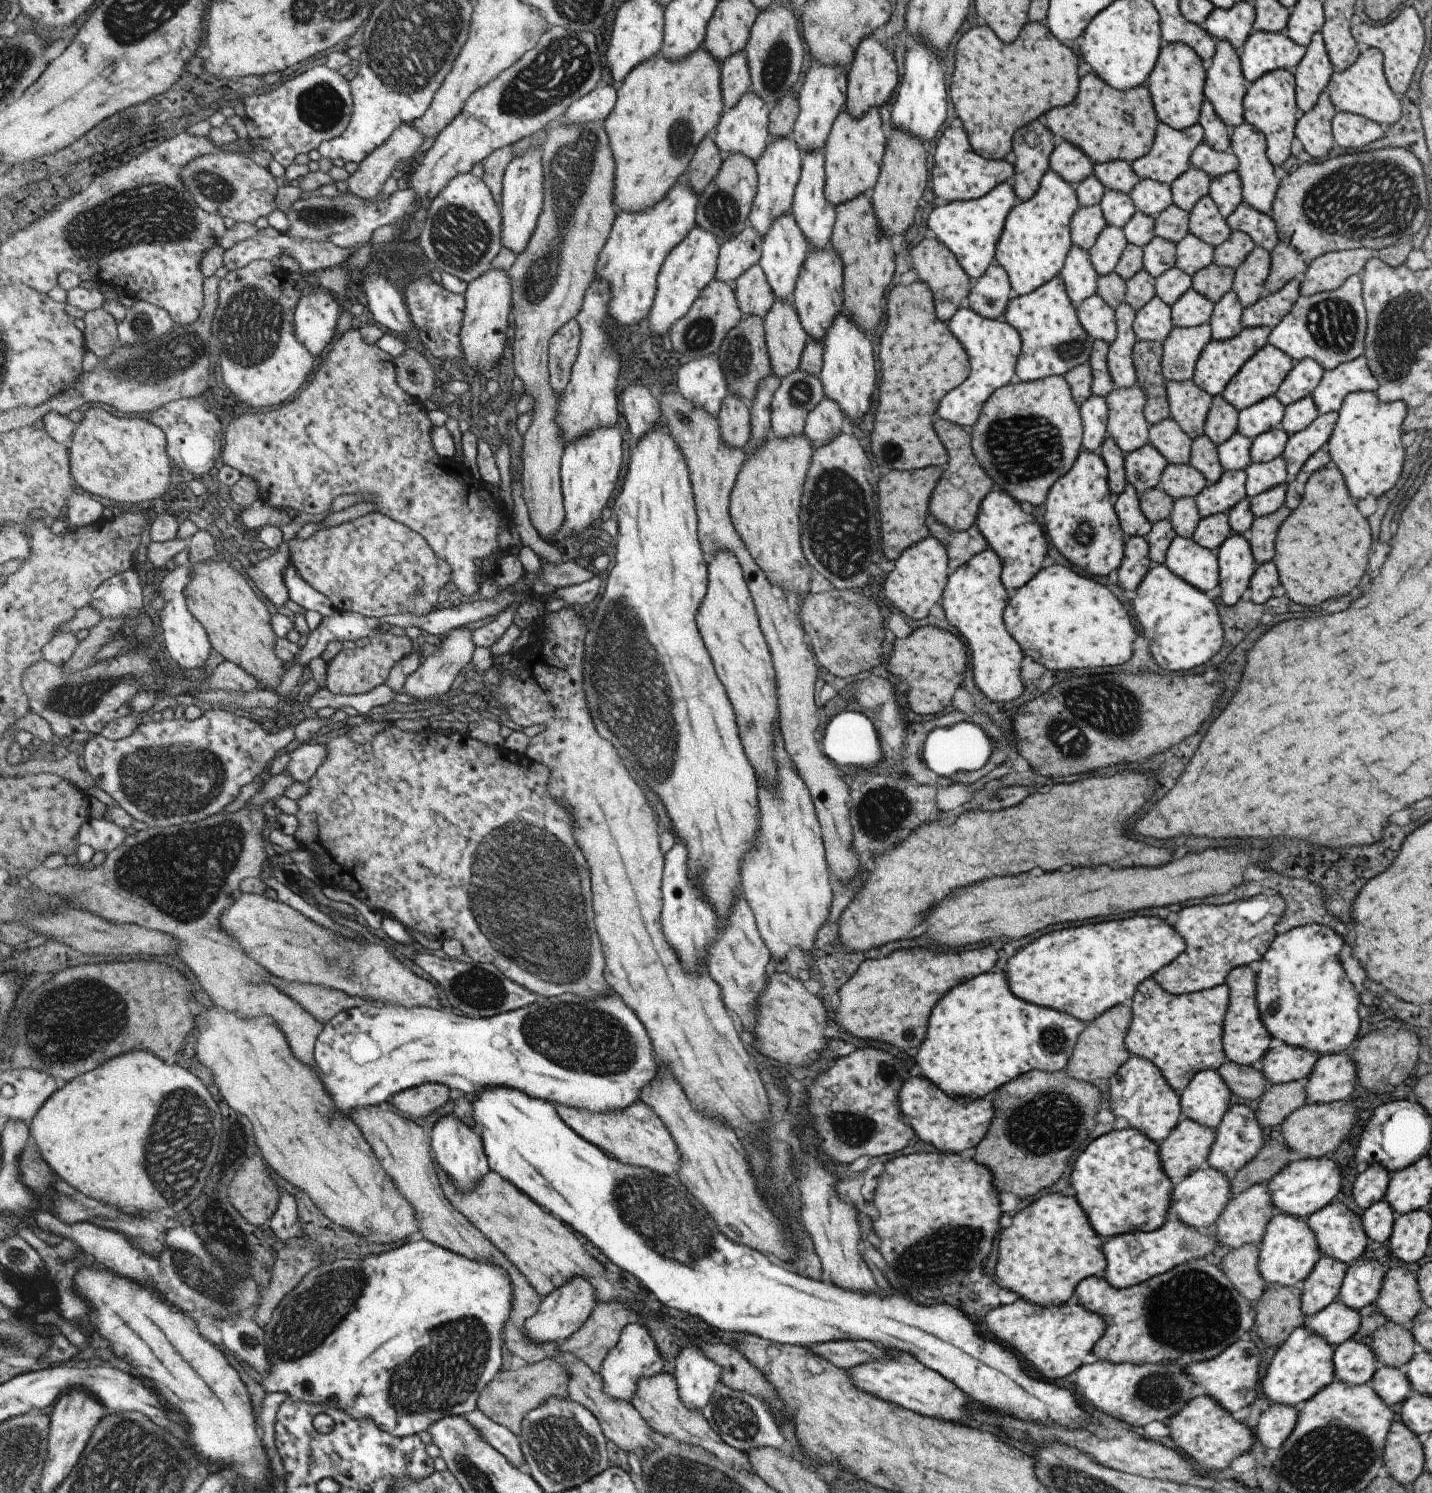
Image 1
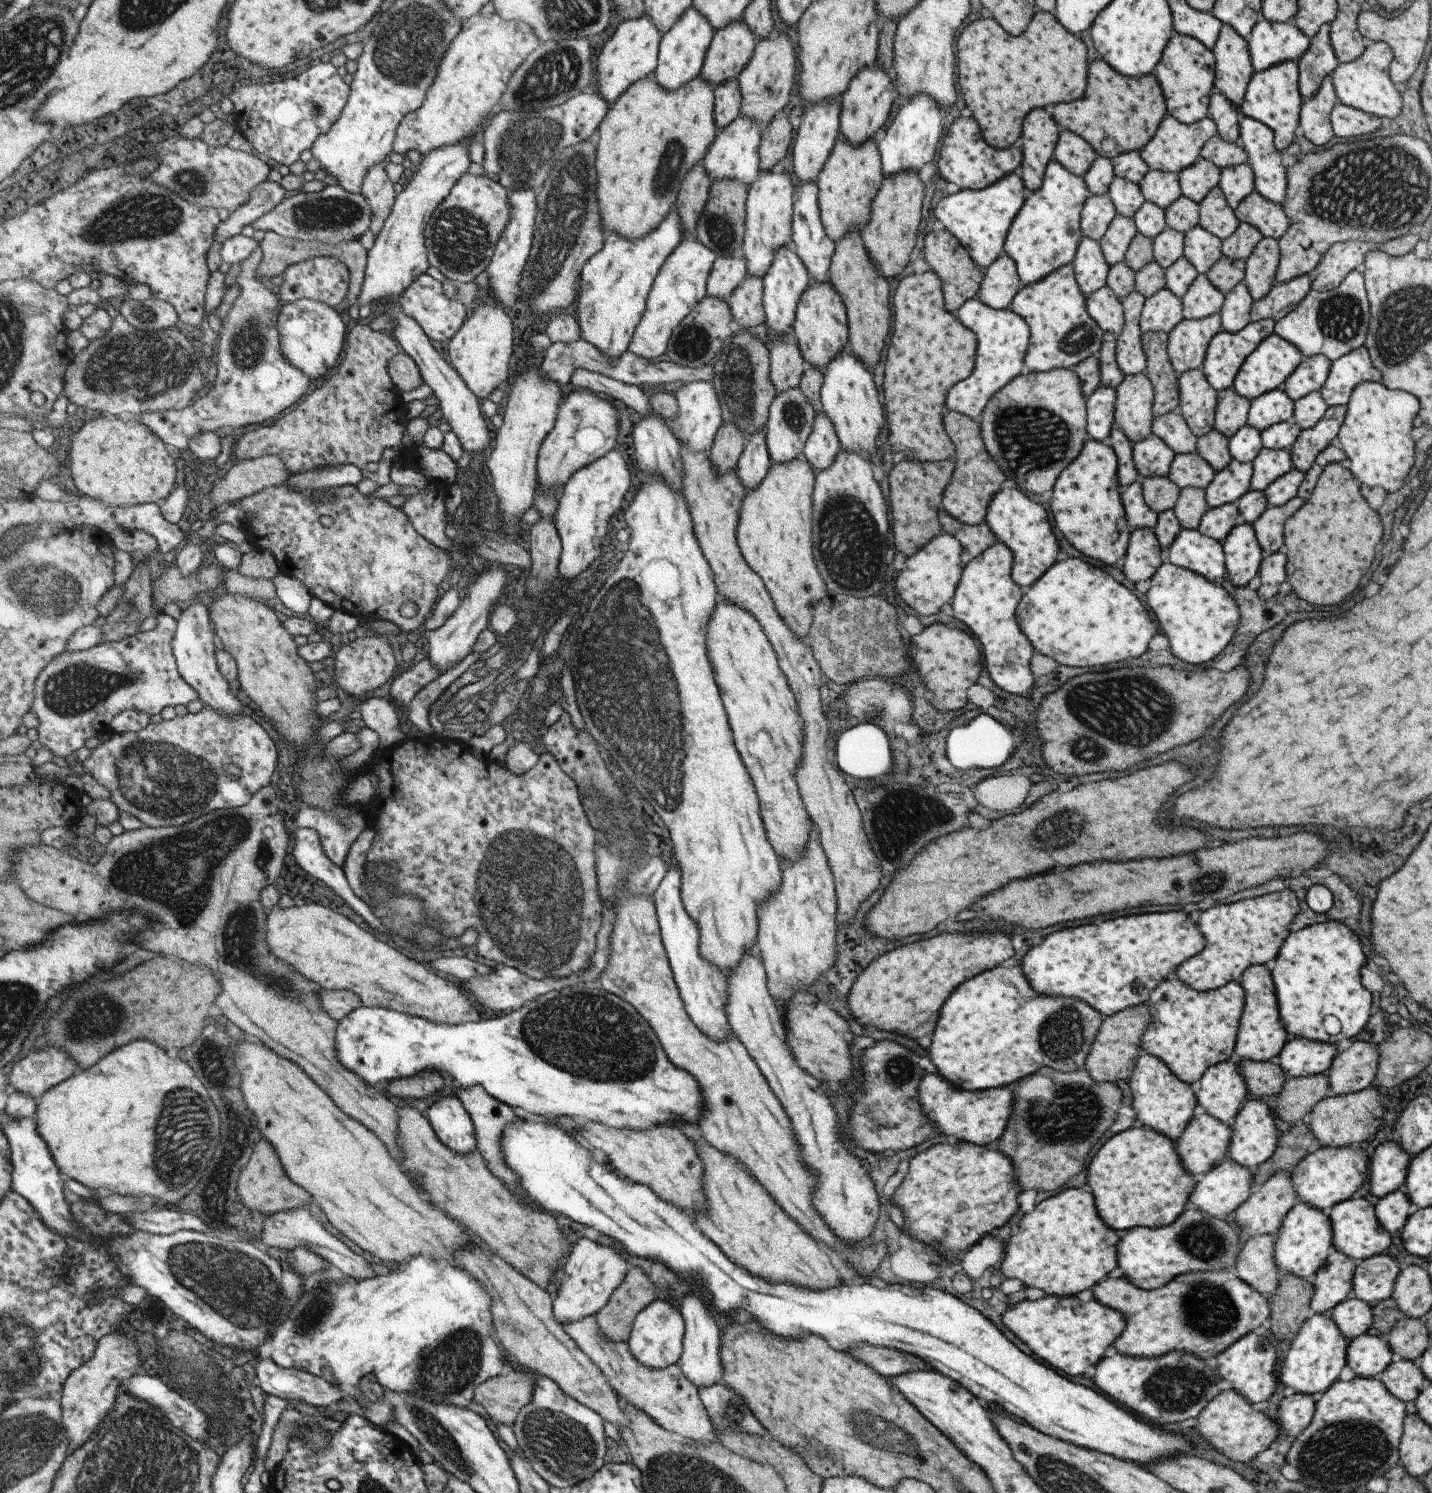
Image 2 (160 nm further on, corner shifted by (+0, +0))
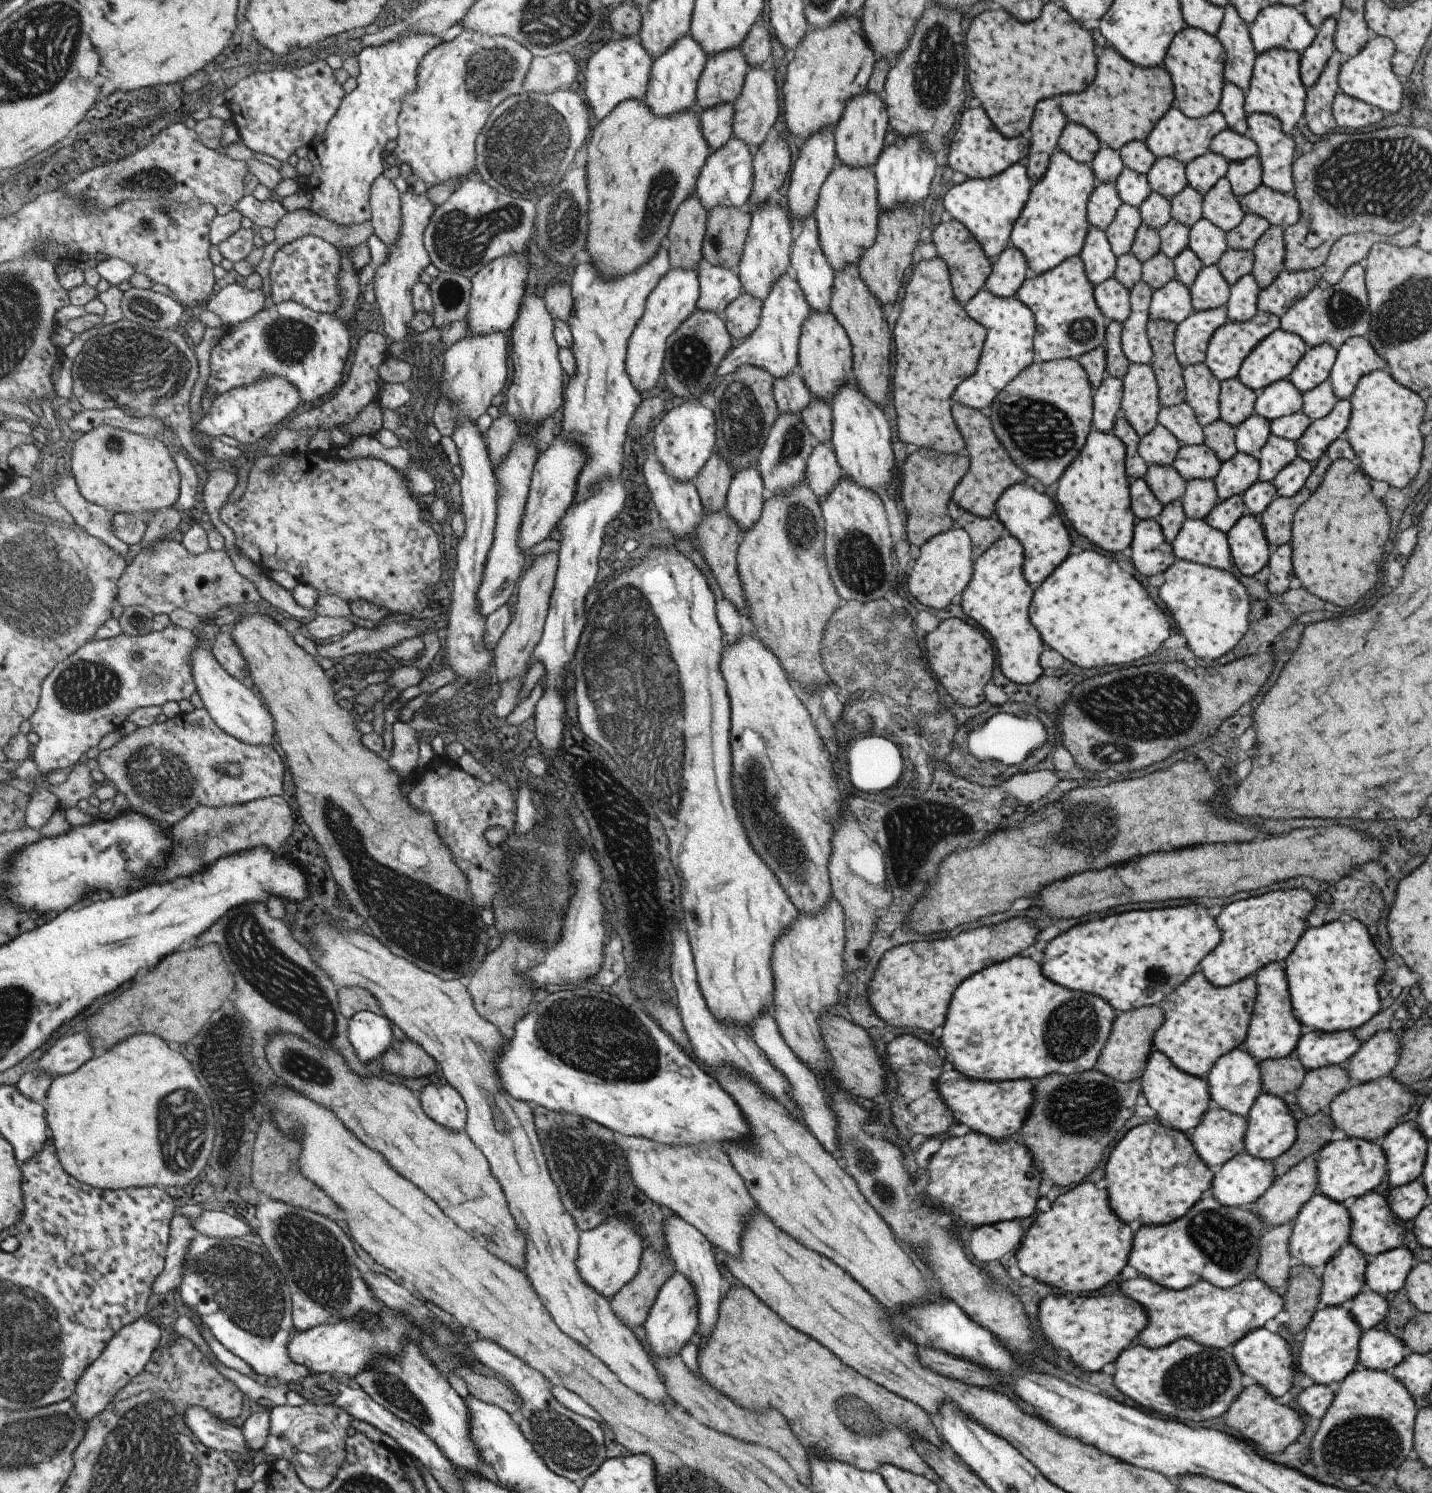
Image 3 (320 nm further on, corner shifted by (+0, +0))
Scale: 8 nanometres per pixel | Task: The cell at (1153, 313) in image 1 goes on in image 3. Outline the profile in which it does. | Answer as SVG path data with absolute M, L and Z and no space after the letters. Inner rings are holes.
M1171 279L1162 287L1152 291L1148 318L1165 319L1179 324L1193 310L1189 289L1177 279Z

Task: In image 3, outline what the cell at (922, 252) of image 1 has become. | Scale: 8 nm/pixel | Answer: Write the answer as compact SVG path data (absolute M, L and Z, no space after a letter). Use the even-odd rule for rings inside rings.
M955 219L939 223L933 228L932 243L935 245L937 256L945 261L950 272L953 296L959 304L964 305L977 291L983 288L993 261L983 252L981 245L967 228Z

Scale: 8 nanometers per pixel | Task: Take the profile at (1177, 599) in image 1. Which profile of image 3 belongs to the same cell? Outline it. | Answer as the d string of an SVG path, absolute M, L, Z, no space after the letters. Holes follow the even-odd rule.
M1185 559L1176 560L1163 574L1165 581L1158 588L1158 596L1197 658L1219 658L1239 642L1248 629L1250 596L1235 575Z

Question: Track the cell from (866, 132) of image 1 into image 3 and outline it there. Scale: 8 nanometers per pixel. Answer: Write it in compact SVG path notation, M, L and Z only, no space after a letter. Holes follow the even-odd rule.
M836 160L820 186L812 212L821 252L833 272L842 271L846 265L858 264L860 256L875 240L878 215L876 182L871 168L849 168Z

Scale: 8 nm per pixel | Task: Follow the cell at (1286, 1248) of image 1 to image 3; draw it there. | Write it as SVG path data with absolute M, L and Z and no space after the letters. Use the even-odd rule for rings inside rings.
M1315 1192L1299 1209L1293 1222L1292 1233L1288 1240L1289 1254L1293 1263L1301 1262L1309 1268L1323 1266L1331 1260L1350 1237L1351 1221L1348 1210L1319 1192Z

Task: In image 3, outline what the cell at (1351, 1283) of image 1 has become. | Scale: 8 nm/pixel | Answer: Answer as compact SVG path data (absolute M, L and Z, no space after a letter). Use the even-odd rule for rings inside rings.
M1395 1247L1375 1256L1365 1256L1365 1288L1385 1296L1404 1286L1407 1273L1413 1266L1413 1256L1406 1247Z

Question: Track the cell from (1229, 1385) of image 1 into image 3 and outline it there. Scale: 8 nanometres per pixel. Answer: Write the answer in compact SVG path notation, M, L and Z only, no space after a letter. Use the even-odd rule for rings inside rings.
M1259 1327L1239 1339L1229 1351L1242 1375L1253 1378L1257 1385L1267 1389L1274 1397L1283 1396L1291 1388L1296 1358L1291 1356L1288 1340L1283 1335Z

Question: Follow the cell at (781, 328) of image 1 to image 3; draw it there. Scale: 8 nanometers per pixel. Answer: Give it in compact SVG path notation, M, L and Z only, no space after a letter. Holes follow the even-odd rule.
M792 370L790 375L782 379L774 379L772 395L776 412L779 415L801 416L802 410L810 403L811 394L806 384L800 379L799 372Z

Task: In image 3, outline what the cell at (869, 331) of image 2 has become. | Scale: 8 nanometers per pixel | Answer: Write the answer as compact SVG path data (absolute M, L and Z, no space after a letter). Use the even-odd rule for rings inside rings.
M846 265L842 271L834 272L829 311L849 339L853 381L859 392L882 410L889 394L891 328L883 318L880 307L881 304L859 278L857 265Z

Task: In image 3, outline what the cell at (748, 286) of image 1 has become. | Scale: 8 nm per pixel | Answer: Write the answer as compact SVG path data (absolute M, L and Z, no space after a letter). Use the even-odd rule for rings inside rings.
M742 292L725 307L722 317L730 338L748 337L757 328L761 305L759 299Z

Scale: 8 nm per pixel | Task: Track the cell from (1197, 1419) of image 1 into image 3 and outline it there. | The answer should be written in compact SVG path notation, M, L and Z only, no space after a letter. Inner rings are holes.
M1257 1384L1246 1386L1226 1410L1227 1431L1247 1442L1255 1452L1281 1452L1302 1434L1303 1421L1298 1413L1288 1405L1278 1404L1275 1397Z

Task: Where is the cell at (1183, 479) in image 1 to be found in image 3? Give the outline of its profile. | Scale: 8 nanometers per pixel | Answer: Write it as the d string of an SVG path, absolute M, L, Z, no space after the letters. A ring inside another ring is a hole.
M1201 443L1180 445L1171 465L1187 482L1193 479L1213 479L1221 463L1216 454L1205 443Z

